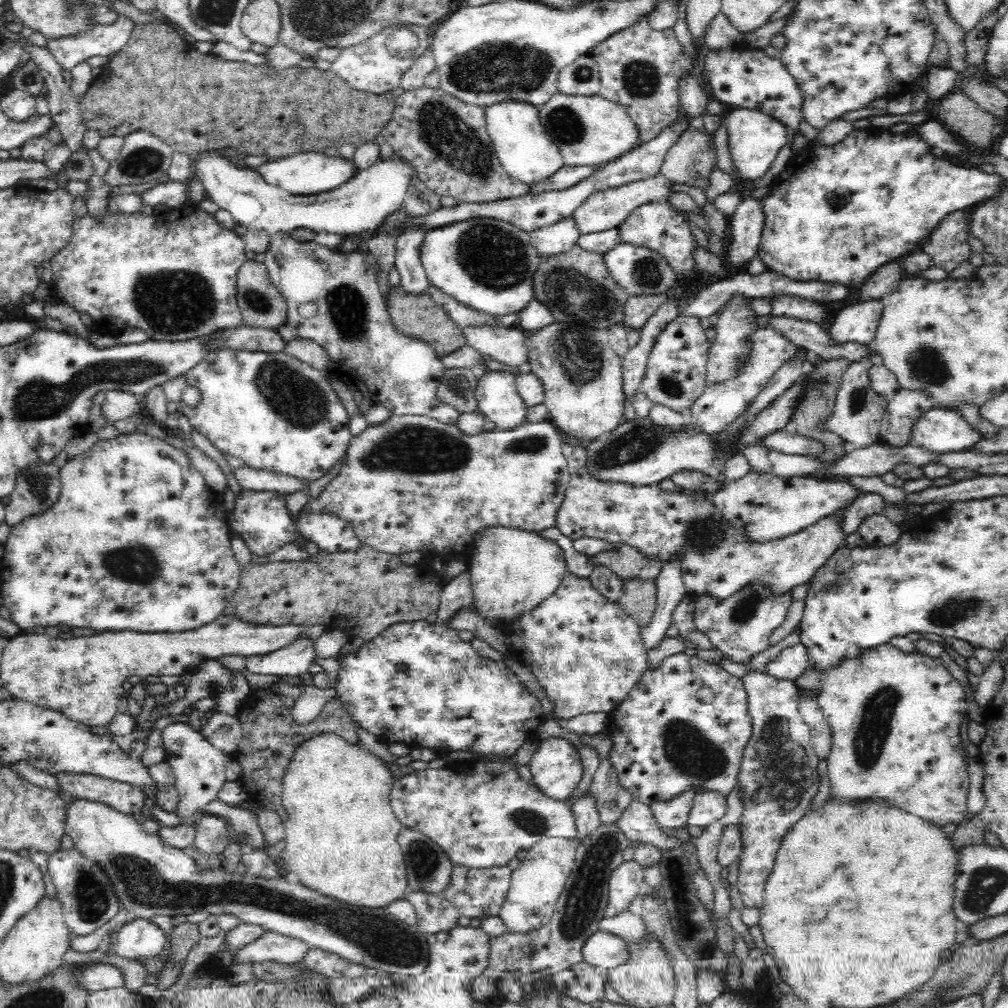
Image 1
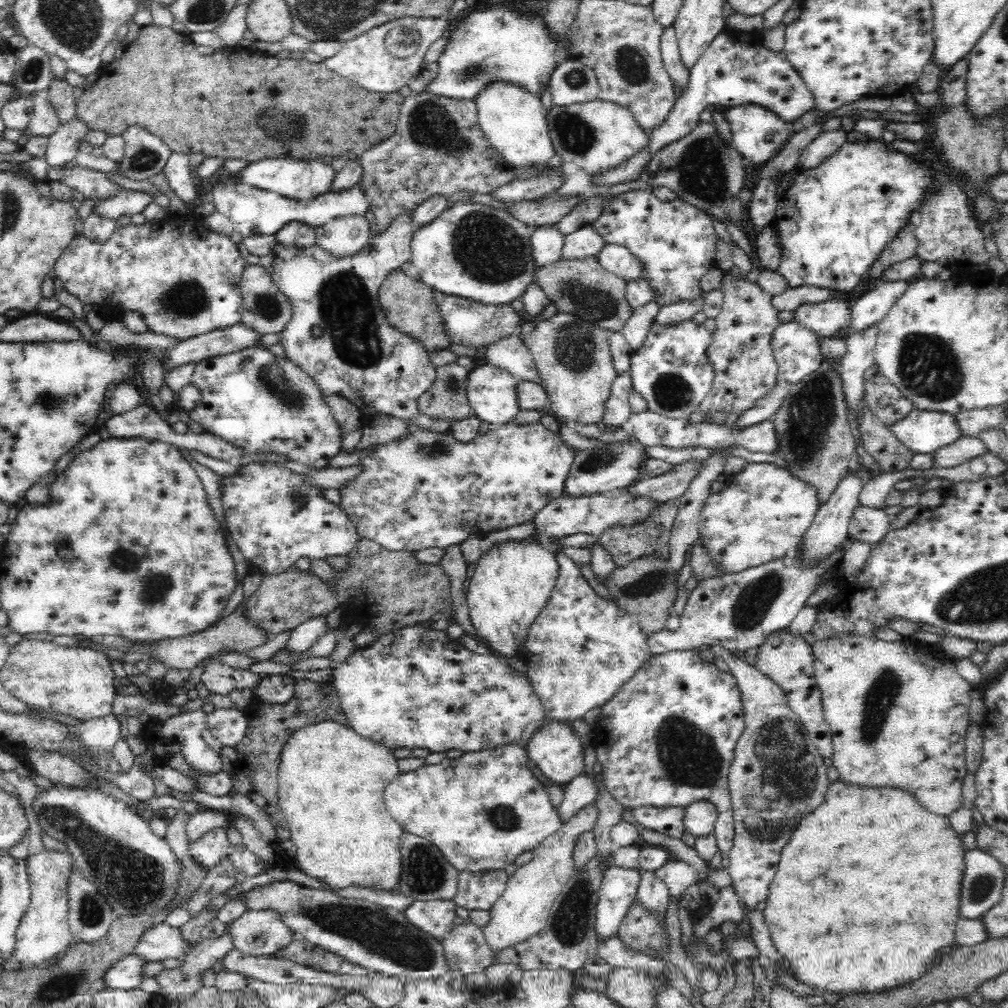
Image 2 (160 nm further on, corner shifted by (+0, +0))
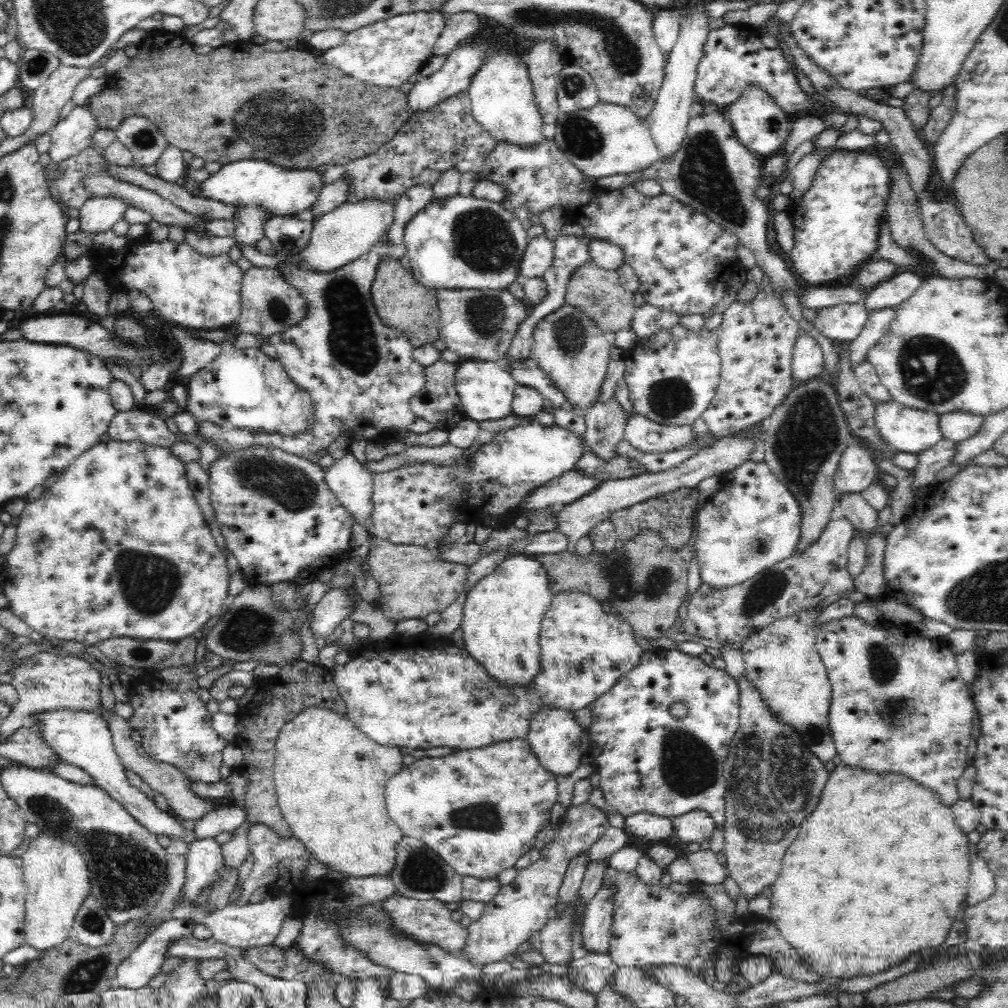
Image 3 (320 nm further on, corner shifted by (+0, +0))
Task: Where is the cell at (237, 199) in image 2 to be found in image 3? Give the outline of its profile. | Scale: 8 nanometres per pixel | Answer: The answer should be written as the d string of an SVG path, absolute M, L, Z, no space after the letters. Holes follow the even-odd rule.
M248 205L247 207L238 207L235 216L234 232L235 240L241 244L255 246L264 236L264 220L270 216L270 211L264 207Z

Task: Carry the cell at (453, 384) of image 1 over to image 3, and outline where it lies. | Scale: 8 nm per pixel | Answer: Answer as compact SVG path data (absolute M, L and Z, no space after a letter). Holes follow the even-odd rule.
M436 360L424 367L425 384L409 401L412 413L427 420L433 430L450 431L464 418L455 390L457 363Z

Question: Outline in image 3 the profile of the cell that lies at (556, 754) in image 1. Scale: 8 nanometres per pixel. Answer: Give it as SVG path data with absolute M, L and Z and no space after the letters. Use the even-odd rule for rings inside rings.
M543 704L532 715L526 739L530 743L534 756L544 768L547 768L553 775L567 777L578 768L580 758L584 754L579 745L583 730L574 719L573 712Z

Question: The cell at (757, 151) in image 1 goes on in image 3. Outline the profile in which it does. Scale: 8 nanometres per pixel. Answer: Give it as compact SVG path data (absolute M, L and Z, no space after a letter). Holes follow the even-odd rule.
M748 84L740 96L728 106L728 116L739 143L750 152L769 156L781 151L781 147L788 138L793 122L788 115L775 103L775 100L759 86Z

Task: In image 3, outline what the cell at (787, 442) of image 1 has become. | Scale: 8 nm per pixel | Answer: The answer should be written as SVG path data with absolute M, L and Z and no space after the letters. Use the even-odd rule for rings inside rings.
M634 414L627 420L625 439L638 452L670 452L694 443L691 426L661 426Z

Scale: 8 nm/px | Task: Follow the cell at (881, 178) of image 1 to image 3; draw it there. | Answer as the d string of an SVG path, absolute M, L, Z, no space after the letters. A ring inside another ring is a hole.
M833 150L829 155L828 159L824 159L817 171L816 177L812 181L812 186L807 190L800 204L797 207L787 208L786 211L790 216L793 217L793 222L795 226L795 245L791 250L790 262L792 262L792 270L795 275L799 277L799 280L803 282L808 282L808 284L824 284L824 282L838 282L842 280L844 276L848 278L856 268L859 268L864 264L864 260L872 259L872 254L876 252L876 240L878 240L878 224L882 220L882 216L886 216L886 211L884 211L885 199L888 198L888 176L889 169L884 166L884 162L874 154L858 154L853 151L848 151L847 153L842 153L840 150Z

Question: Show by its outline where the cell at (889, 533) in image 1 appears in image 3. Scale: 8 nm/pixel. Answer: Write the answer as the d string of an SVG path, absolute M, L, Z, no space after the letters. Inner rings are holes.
M860 492L840 494L831 518L847 518L854 525L857 535L867 536L878 526L878 513Z

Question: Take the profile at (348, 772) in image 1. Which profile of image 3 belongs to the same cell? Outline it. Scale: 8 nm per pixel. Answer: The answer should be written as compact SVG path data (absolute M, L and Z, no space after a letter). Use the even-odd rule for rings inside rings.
M308 706L302 708L282 726L275 742L275 763L273 766L273 779L277 792L277 801L279 808L289 827L292 829L292 834L306 849L312 853L312 858L318 862L325 864L331 871L342 872L348 877L370 877L375 875L388 876L395 866L395 849L398 842L403 837L403 832L398 828L398 825L390 818L387 811L385 801L385 784L404 766L403 755L398 747L382 744L374 744L370 737L364 734L356 725L348 720L347 714L334 712L330 708L320 708L319 706Z

